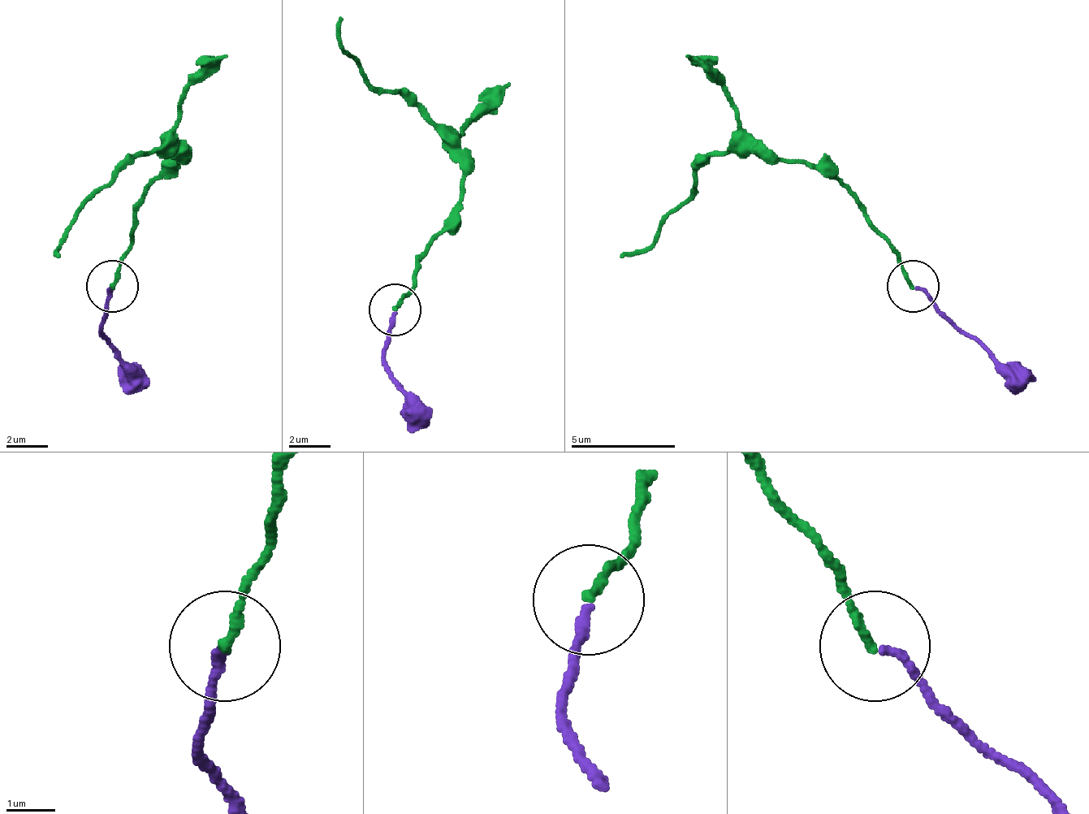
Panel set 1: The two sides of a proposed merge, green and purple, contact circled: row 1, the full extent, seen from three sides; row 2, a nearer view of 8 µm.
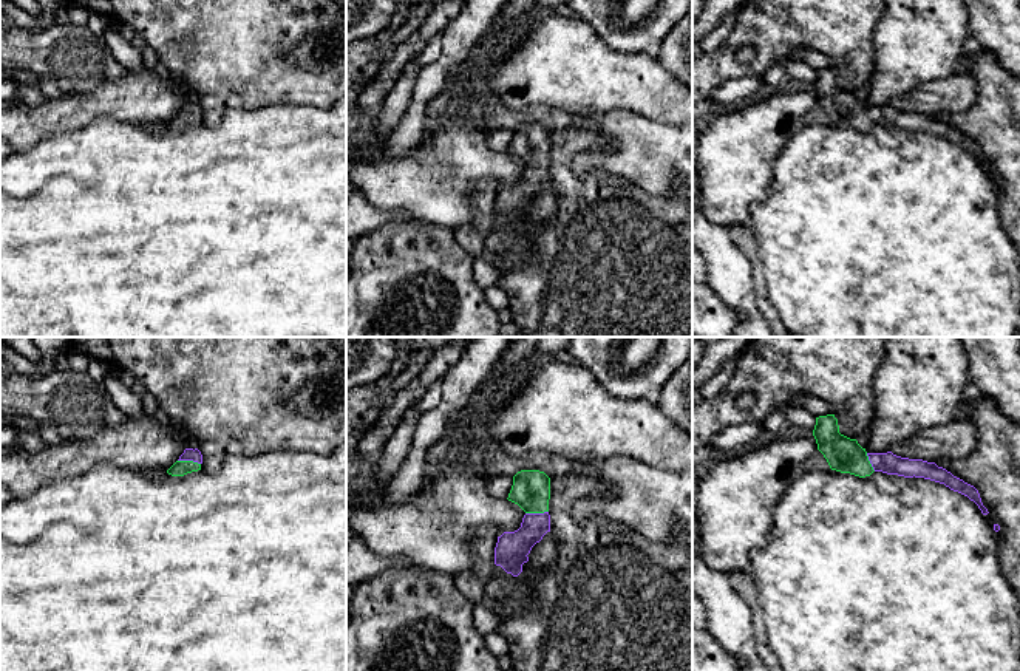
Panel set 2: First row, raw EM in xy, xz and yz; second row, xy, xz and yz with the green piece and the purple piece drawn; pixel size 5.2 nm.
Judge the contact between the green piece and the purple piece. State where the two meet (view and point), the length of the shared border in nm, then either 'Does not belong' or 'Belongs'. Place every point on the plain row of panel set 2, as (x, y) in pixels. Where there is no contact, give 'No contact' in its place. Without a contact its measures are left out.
Touches green at xy (189, 115). Shared border 120 nm. Belongs

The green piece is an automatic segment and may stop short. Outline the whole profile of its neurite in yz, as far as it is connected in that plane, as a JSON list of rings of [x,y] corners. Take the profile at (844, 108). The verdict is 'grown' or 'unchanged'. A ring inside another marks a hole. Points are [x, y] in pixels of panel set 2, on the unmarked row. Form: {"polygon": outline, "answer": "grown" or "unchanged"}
{"polygon": [[[835,68],[816,71],[813,90],[816,93],[818,104],[824,108],[831,124],[850,127],[859,131],[870,130],[873,125],[882,125],[904,131],[915,130],[930,133],[967,150],[978,159],[983,169],[989,167],[974,139],[954,130],[935,116],[901,111],[892,105],[867,107],[856,93],[850,93],[839,87]]], "answer": "grown"}

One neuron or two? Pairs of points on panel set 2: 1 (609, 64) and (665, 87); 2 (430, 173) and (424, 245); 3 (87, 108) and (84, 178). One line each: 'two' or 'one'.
1: one
2: two
3: two

